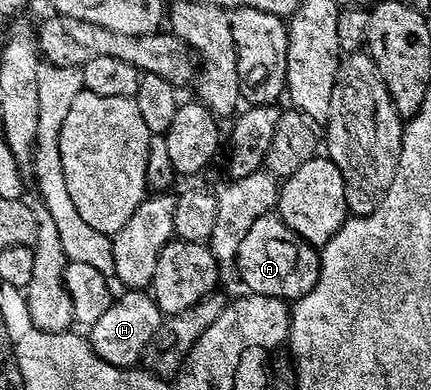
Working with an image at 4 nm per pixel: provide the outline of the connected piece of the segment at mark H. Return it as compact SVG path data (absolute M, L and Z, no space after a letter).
M124 290L113 299L112 305L90 327L86 339L98 355L110 366L119 368L135 368L141 363L144 351L153 347L154 341L160 334L162 313L154 302L151 291Z

